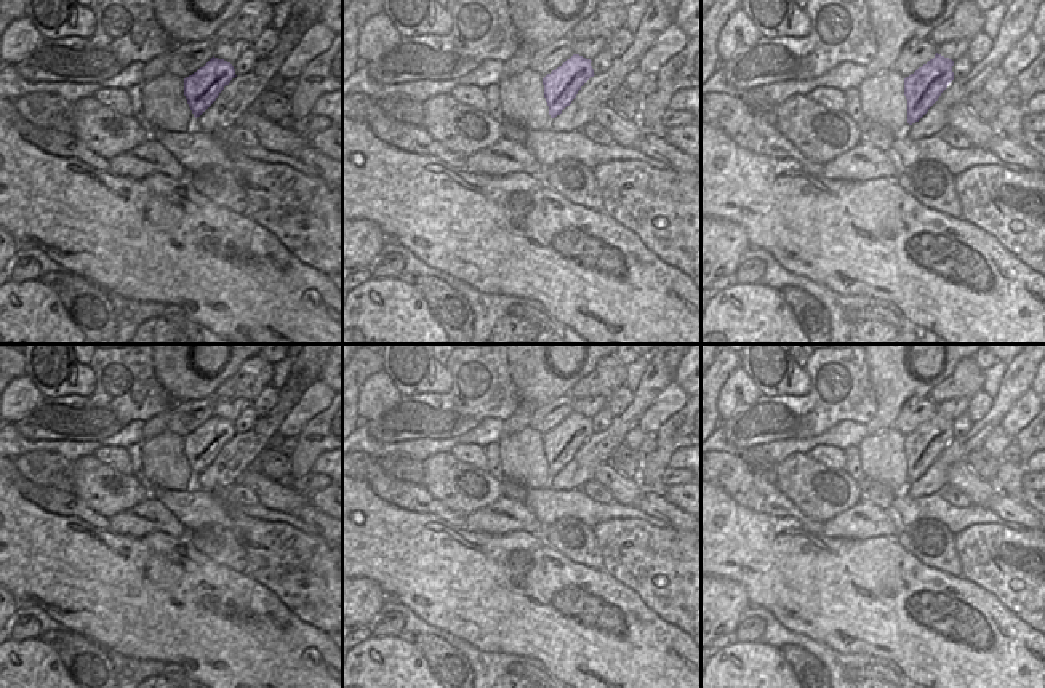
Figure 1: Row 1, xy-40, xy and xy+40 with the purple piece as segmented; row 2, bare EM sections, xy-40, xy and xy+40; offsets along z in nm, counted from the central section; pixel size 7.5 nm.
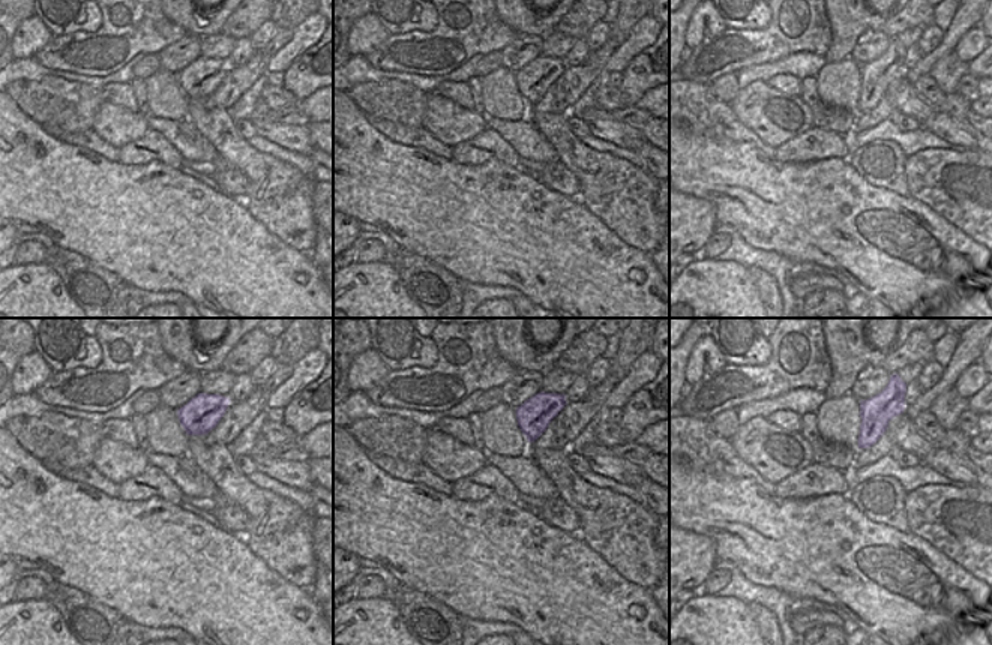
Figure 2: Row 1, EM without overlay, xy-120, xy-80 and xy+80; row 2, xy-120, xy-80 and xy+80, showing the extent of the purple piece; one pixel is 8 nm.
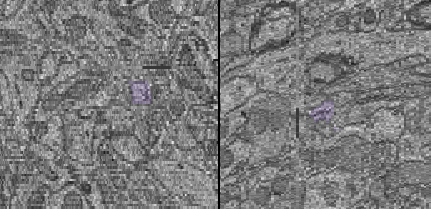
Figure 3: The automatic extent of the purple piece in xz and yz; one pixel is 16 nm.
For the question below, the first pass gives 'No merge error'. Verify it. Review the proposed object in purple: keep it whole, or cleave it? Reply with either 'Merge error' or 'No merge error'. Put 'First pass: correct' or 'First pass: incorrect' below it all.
No merge error.
First pass: correct

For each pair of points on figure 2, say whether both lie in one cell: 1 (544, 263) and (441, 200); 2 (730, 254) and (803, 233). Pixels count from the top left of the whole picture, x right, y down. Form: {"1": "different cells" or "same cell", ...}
{"1": "same cell", "2": "different cells"}

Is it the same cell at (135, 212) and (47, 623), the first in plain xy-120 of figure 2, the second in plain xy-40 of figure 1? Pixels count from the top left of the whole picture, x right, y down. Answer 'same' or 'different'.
different

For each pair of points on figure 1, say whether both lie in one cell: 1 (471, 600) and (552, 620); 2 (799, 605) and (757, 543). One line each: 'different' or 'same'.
1: same
2: same

